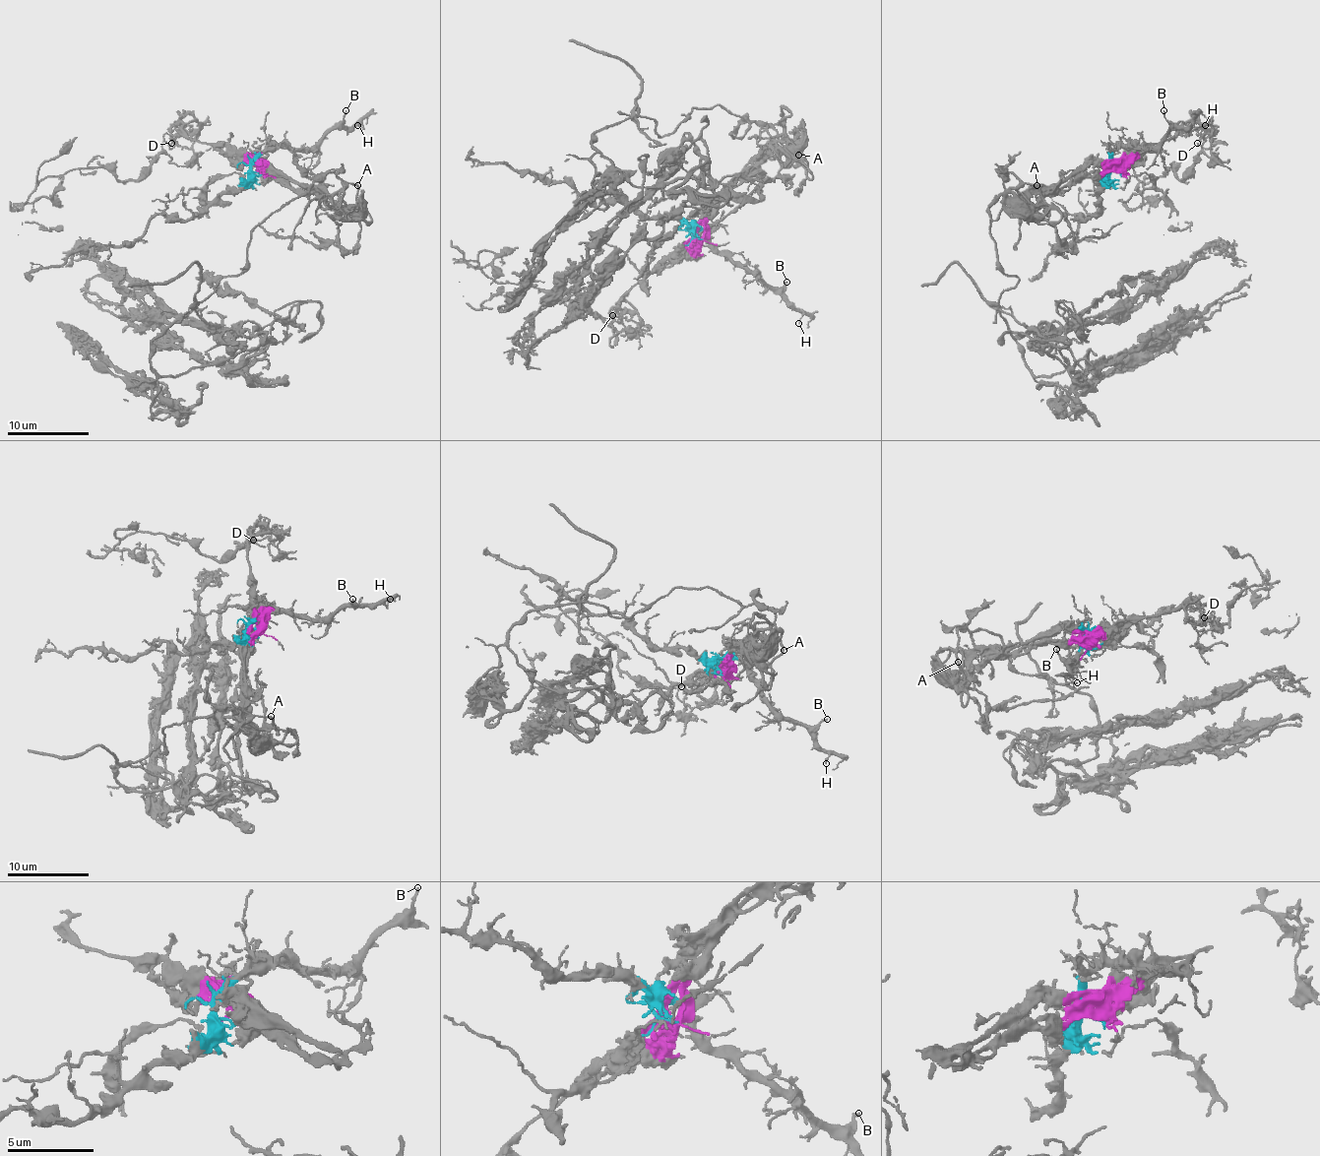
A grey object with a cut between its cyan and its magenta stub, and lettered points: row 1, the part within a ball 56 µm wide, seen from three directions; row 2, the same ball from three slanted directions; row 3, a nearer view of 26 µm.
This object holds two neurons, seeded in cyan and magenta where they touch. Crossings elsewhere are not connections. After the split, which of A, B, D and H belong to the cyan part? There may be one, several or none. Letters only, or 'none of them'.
B, H

